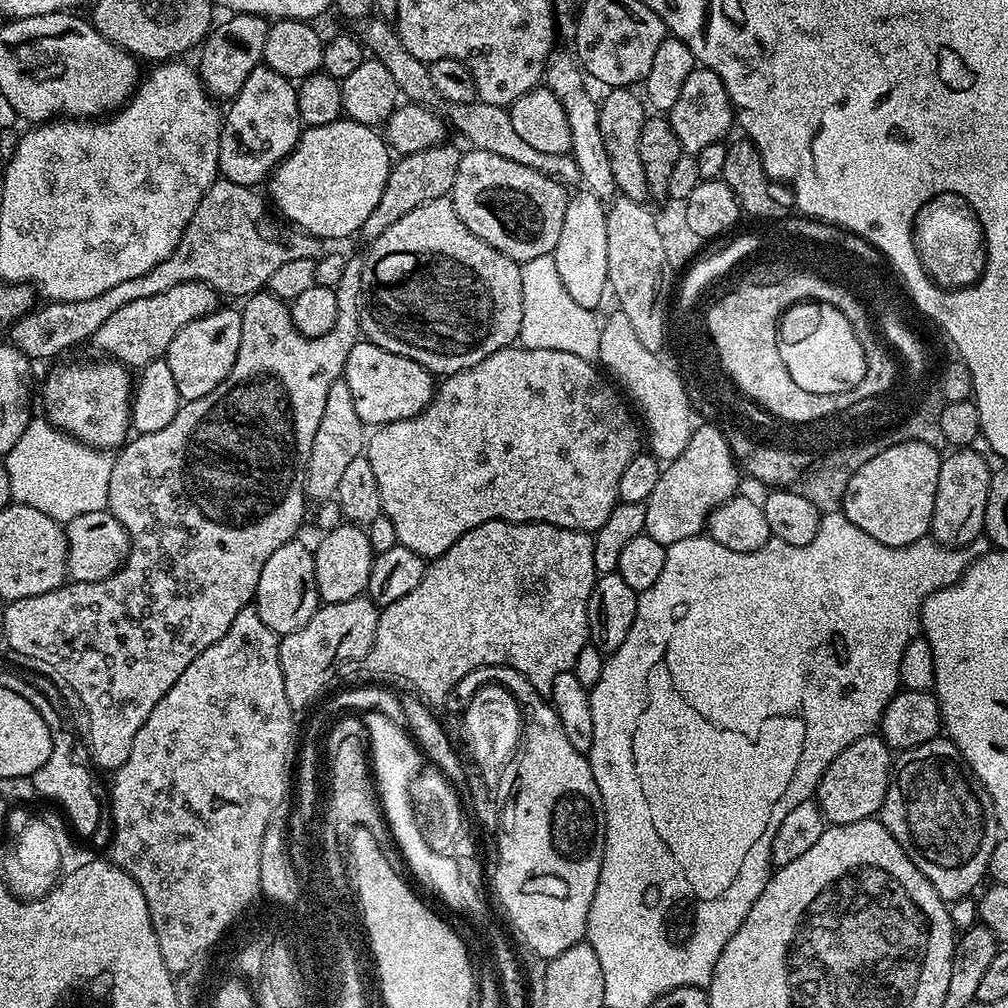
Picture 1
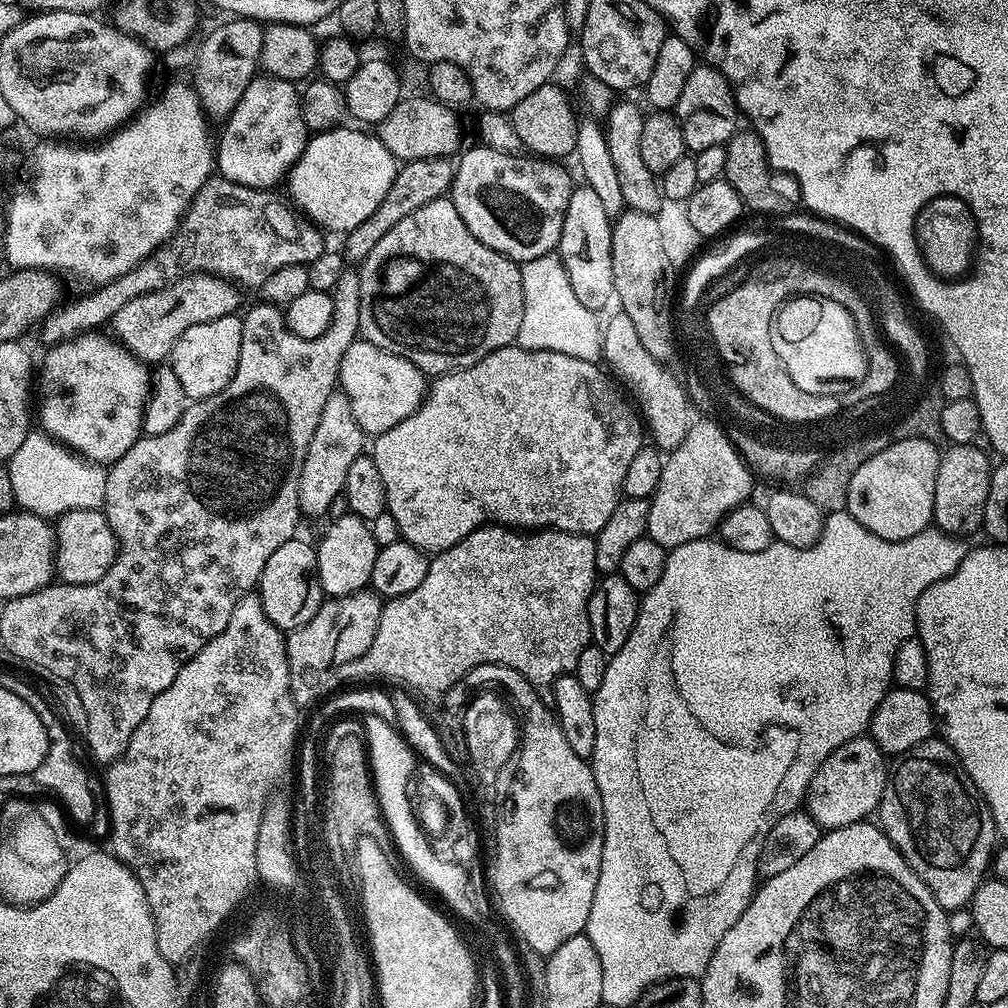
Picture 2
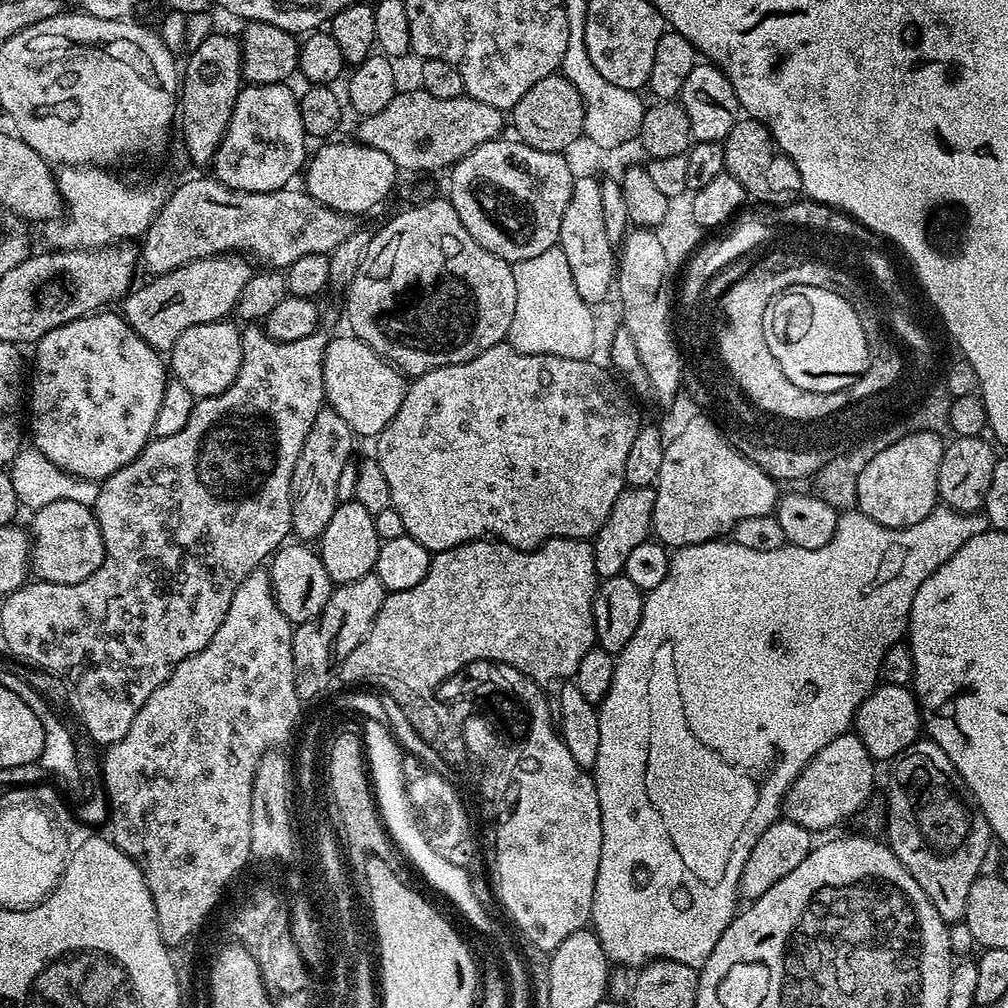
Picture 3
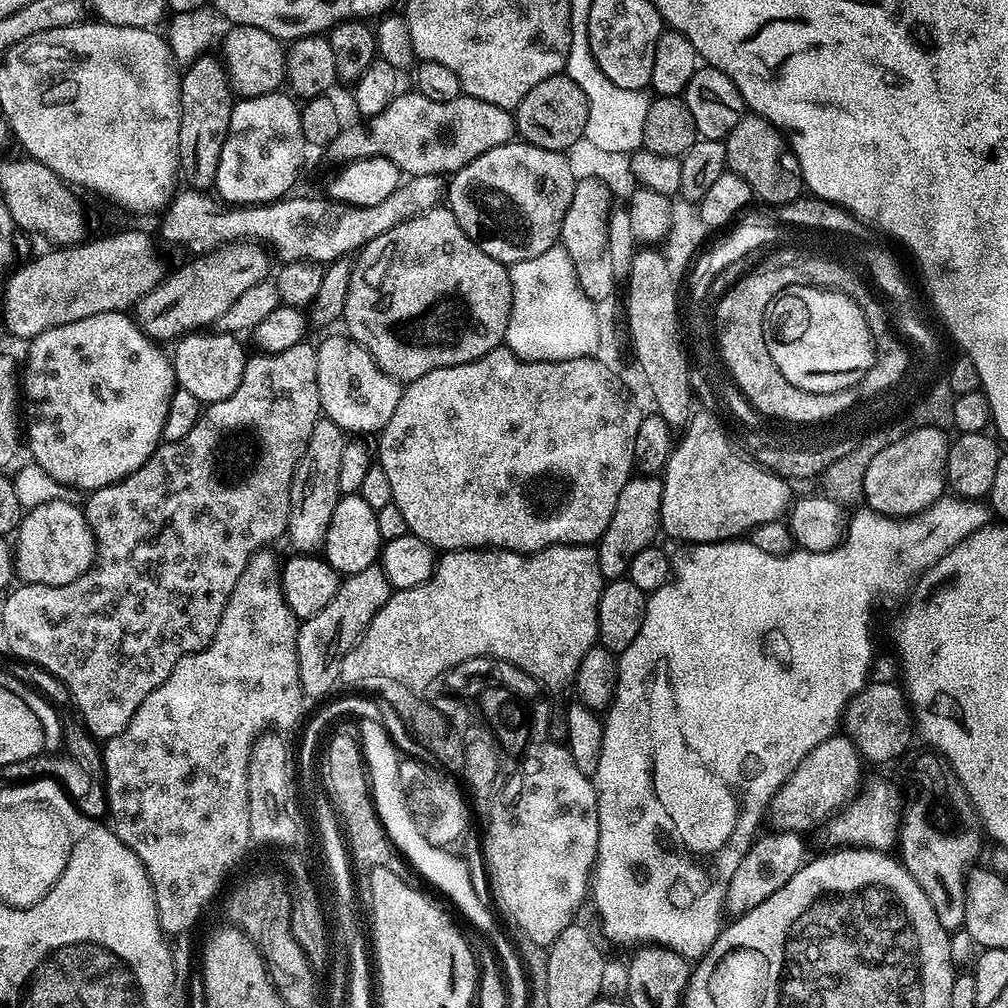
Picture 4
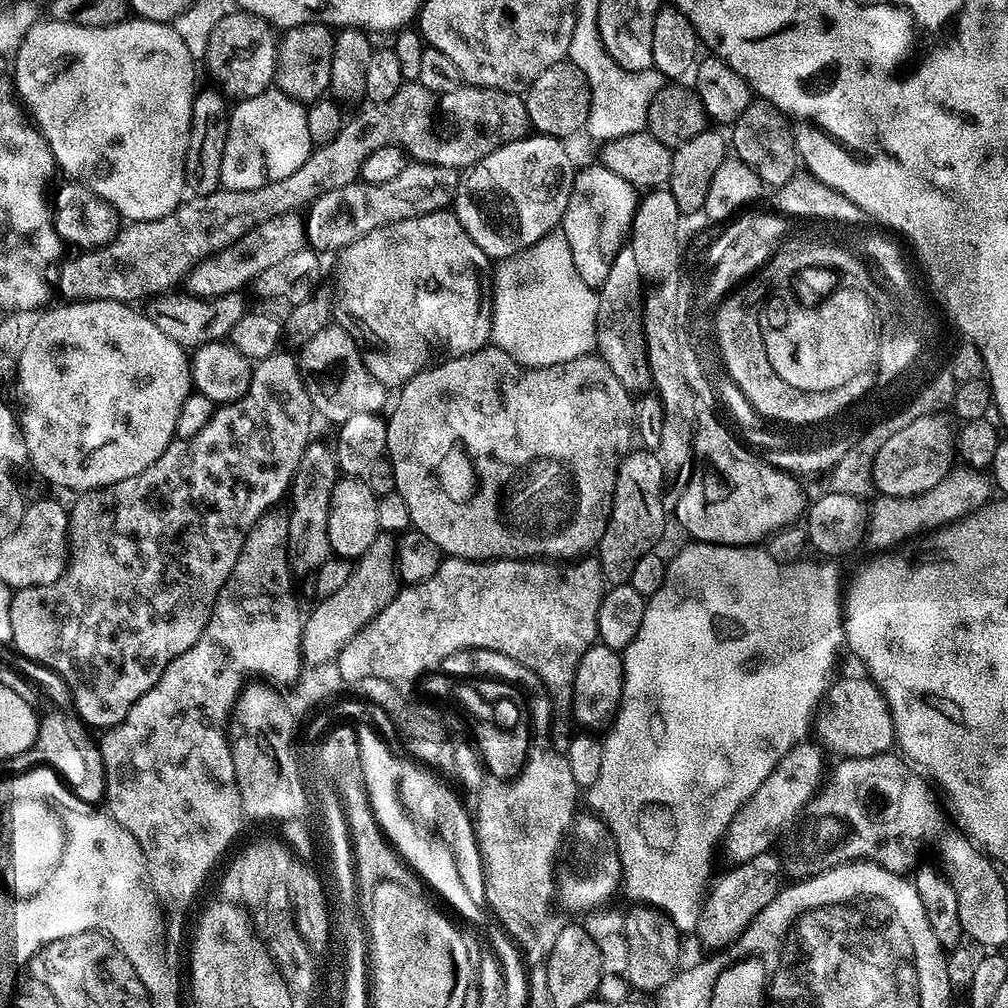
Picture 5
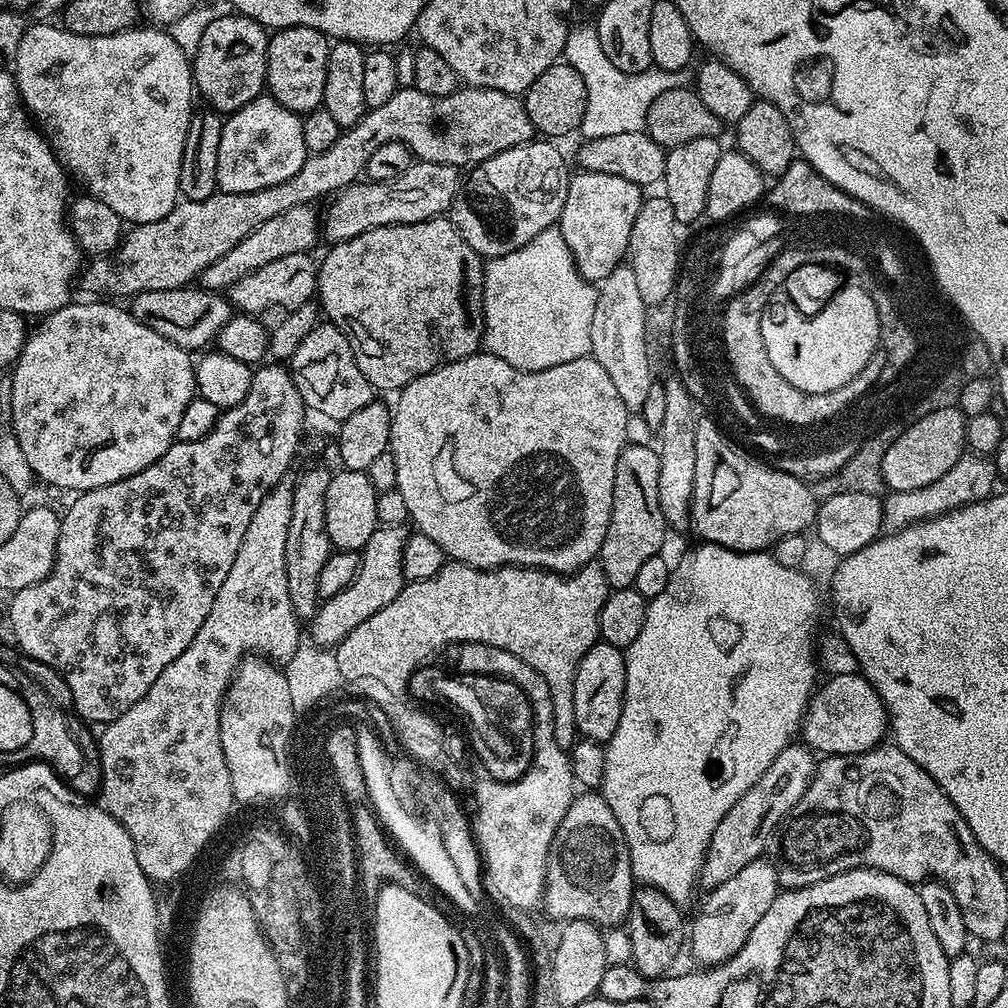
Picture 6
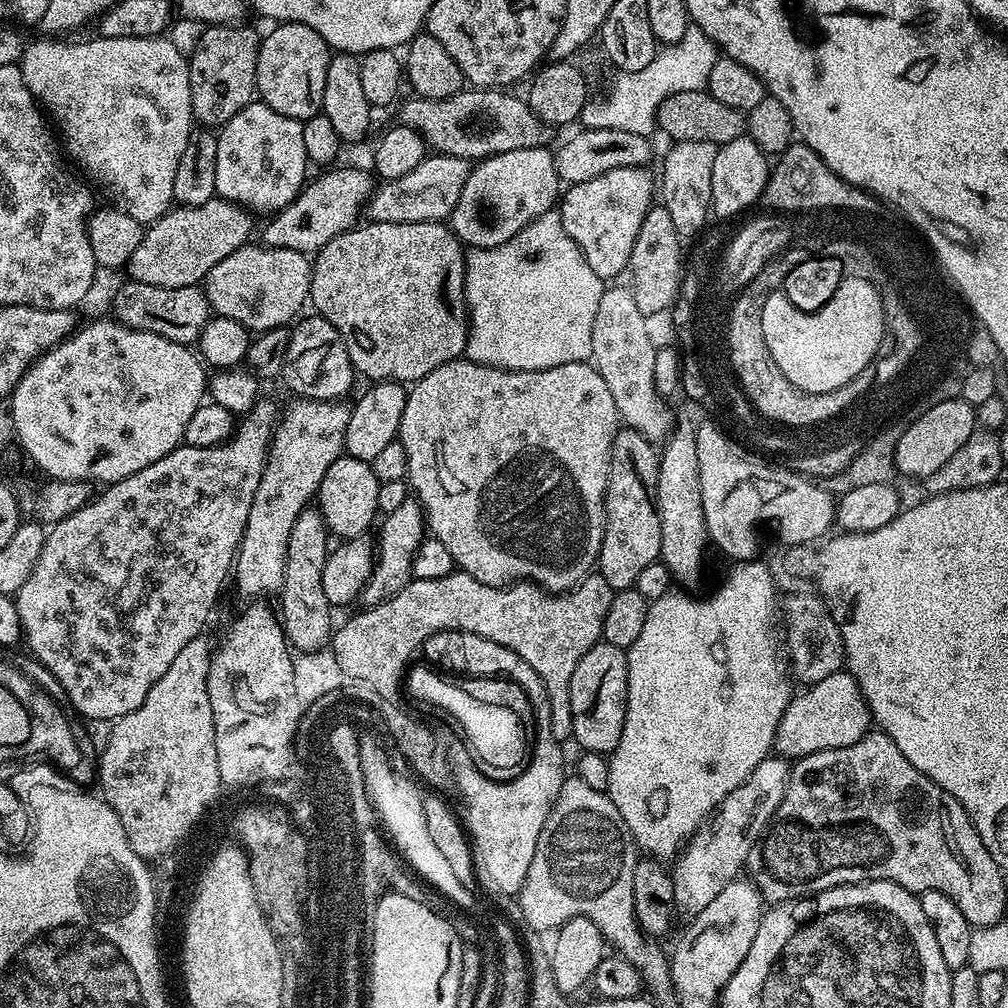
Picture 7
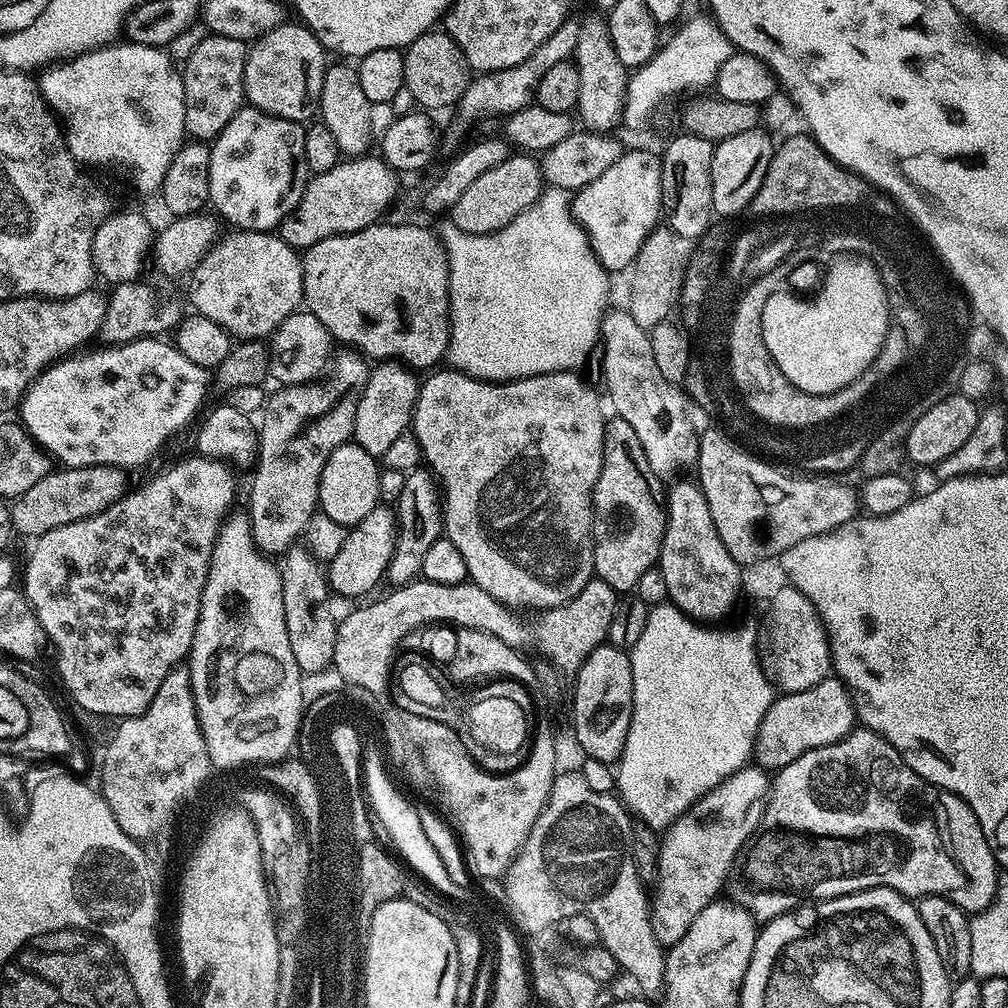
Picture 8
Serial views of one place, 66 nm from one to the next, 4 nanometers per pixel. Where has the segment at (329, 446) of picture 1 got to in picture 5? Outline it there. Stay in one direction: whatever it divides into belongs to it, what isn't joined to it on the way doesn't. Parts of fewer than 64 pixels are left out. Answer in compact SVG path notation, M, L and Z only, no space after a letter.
M319 438L313 439L306 446L298 462L298 470L292 479L290 501L292 509L286 512L288 522L288 562L297 573L308 571L309 574L319 570L333 555L330 546L330 498L338 479L336 453L328 448Z

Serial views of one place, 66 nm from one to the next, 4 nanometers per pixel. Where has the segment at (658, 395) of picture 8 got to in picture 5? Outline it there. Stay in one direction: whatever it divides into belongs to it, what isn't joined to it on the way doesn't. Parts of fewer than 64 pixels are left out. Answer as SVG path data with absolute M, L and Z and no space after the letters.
M631 247L620 249L614 262L610 262L610 274L598 290L598 318L596 319L596 348L600 359L614 370L614 378L630 390L648 388L648 352L644 349L645 327L642 321L642 291L640 292L642 273L638 261L634 259Z

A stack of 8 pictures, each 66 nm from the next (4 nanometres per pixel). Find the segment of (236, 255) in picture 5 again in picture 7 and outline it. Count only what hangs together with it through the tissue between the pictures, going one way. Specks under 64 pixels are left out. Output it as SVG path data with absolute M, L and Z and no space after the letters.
M340 167L323 171L326 173L317 180L309 179L300 193L269 219L272 221L264 228L263 240L267 247L297 248L299 252L315 254L338 234L357 227L359 216L362 216L368 197L374 191L374 176L371 171L363 172L360 168Z

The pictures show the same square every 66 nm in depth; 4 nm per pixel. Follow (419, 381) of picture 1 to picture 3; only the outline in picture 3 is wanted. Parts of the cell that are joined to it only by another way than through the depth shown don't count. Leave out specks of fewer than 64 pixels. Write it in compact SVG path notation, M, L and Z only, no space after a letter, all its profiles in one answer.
M351 334L333 335L329 339L324 348L322 378L327 407L340 414L357 437L379 437L380 431L392 421L394 414L398 414L398 406L402 406L406 391L406 380L400 369L393 368L366 342Z

